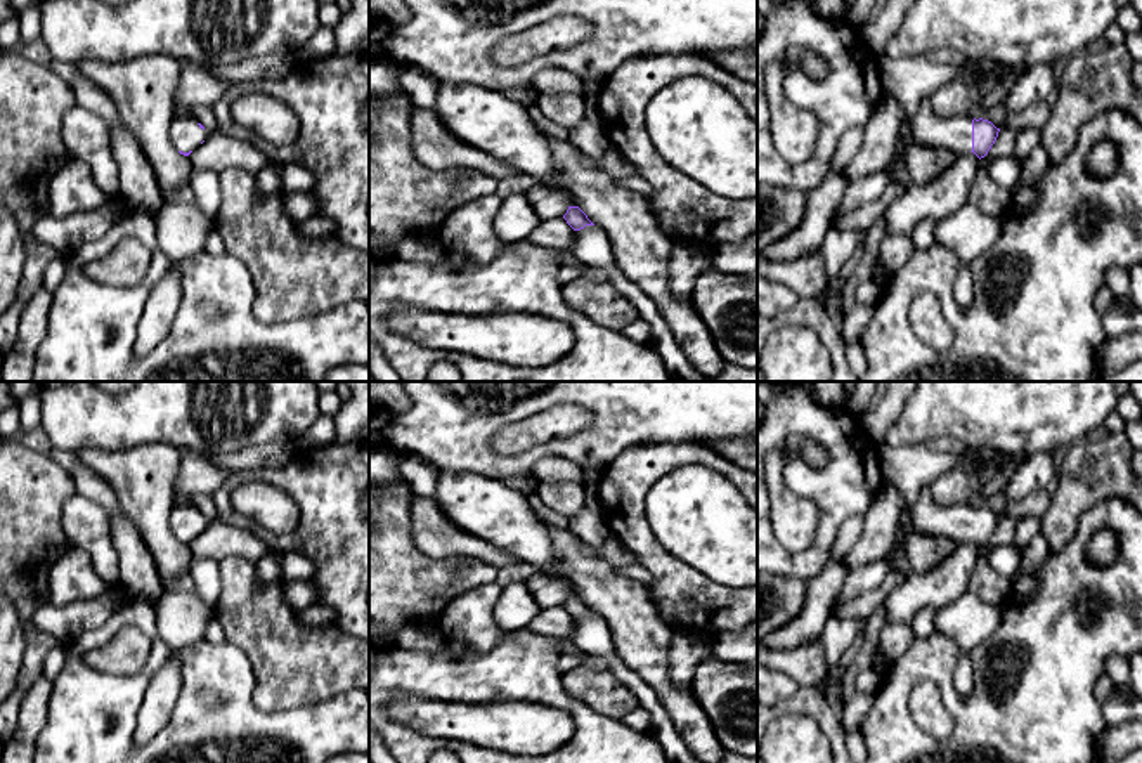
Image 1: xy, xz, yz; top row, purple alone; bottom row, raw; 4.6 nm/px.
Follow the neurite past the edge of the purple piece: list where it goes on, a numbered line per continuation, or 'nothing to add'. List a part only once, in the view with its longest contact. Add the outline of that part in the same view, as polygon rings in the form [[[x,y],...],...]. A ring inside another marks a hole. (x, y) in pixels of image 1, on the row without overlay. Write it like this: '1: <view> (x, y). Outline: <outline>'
1: yz (926, 517). Outline: [[[925,486],[913,503],[906,503],[913,534],[944,536],[953,543],[972,539],[972,505],[939,506]]]

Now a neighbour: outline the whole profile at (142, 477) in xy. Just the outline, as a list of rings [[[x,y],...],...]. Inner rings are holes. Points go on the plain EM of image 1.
[[[149,442],[125,449],[83,449],[78,454],[109,482],[121,513],[137,527],[159,574],[191,574],[192,553],[170,527],[182,451],[165,442]]]

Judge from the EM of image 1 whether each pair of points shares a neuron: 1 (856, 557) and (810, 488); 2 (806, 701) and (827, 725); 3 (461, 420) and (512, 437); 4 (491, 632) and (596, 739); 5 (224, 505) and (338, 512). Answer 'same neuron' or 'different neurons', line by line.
1: different neurons
2: same neuron
3: different neurons
4: different neurons
5: same neuron

